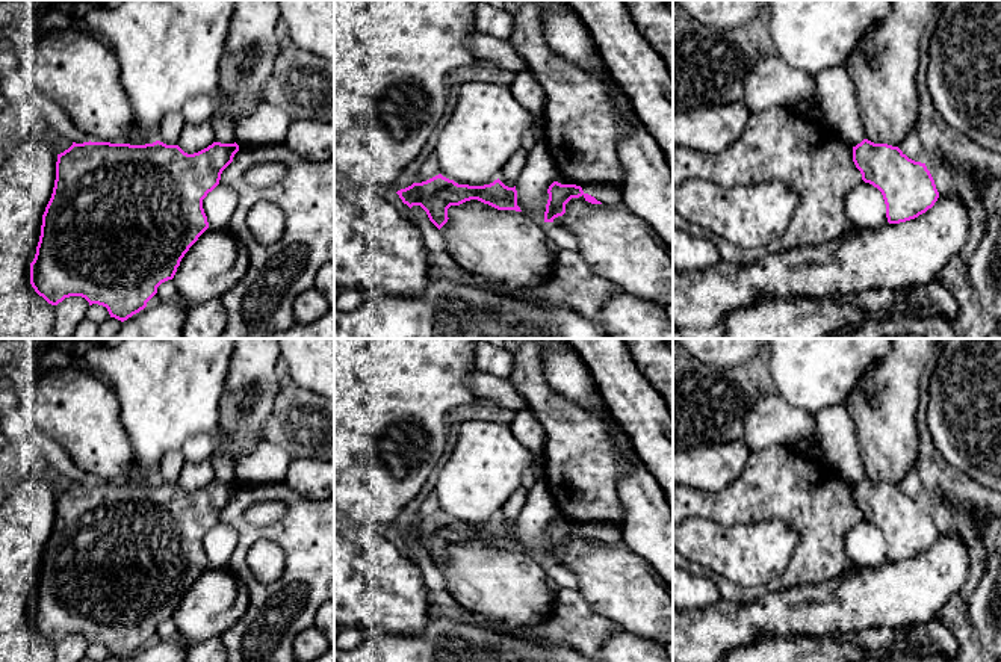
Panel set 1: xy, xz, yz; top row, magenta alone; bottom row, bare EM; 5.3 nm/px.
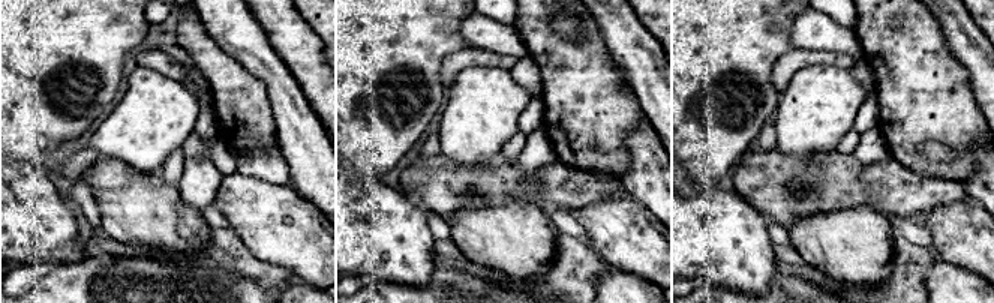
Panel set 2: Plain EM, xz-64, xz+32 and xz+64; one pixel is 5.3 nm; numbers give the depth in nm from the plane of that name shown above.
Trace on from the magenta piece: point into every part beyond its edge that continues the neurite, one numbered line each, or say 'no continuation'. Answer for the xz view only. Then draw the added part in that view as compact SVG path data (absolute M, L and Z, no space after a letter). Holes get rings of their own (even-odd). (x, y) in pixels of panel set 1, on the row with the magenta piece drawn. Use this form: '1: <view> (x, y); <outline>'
no continuation

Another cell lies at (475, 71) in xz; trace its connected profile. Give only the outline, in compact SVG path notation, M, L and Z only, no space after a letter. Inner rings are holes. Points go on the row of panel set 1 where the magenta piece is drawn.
M473 62L470 65L457 68L446 79L446 85L448 85L449 91L454 86L461 86L461 85L470 83L470 82L494 83L494 85L510 89L510 86L513 85L514 76L516 76L516 73L513 73L513 71L505 71L497 67Z

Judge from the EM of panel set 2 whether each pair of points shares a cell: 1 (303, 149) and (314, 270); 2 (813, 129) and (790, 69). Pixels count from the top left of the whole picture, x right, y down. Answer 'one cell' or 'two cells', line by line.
1: two cells
2: two cells

